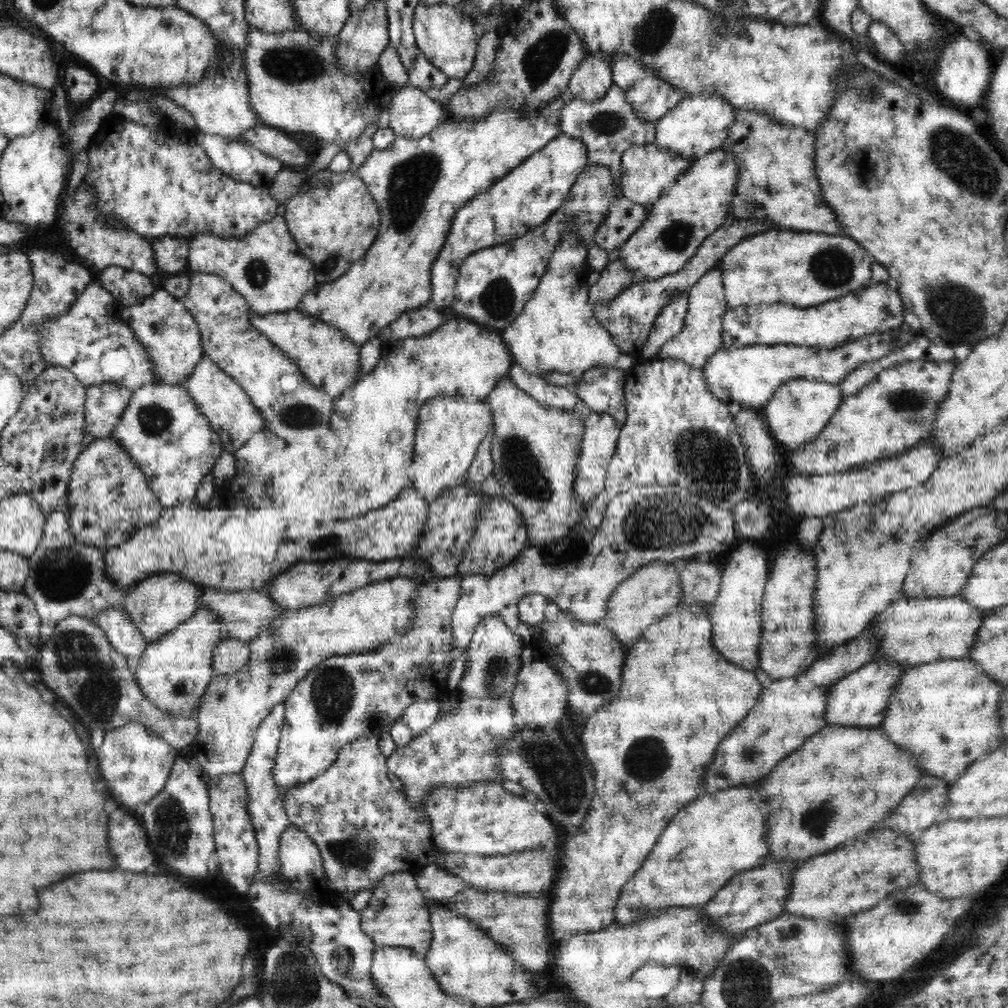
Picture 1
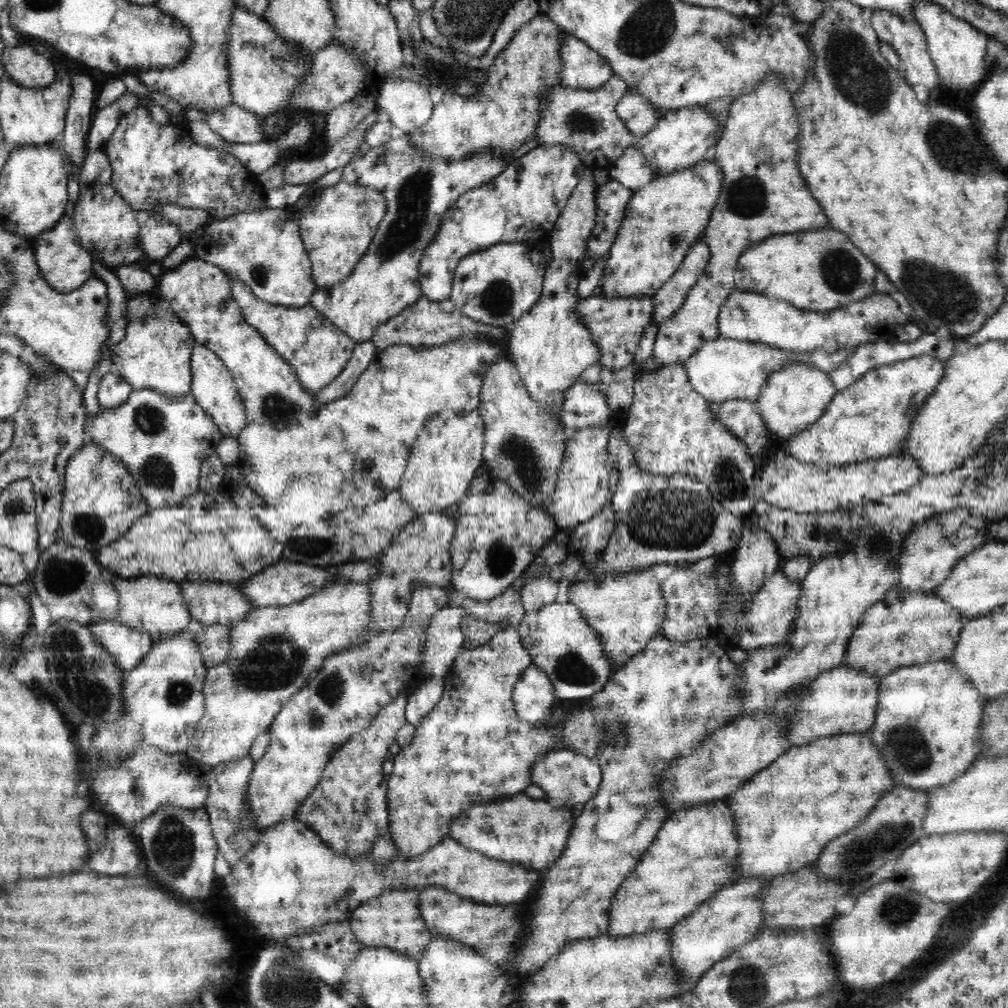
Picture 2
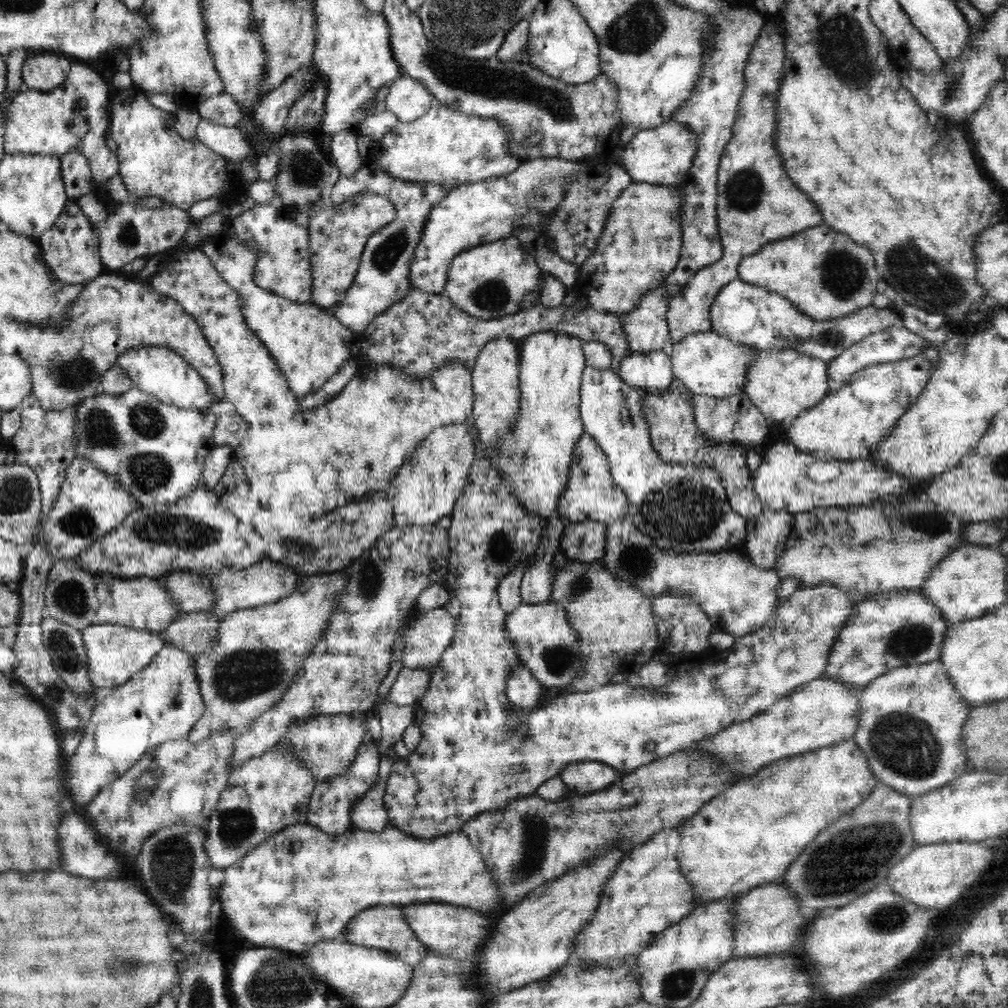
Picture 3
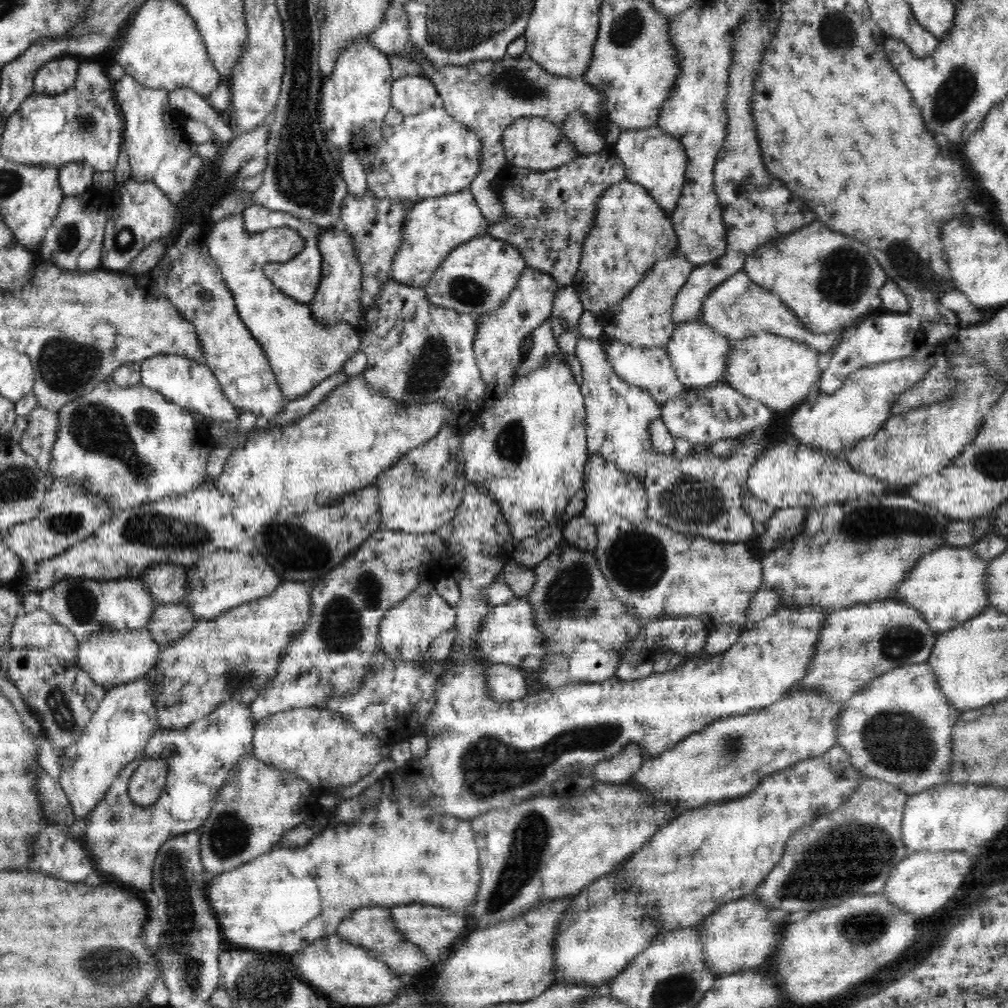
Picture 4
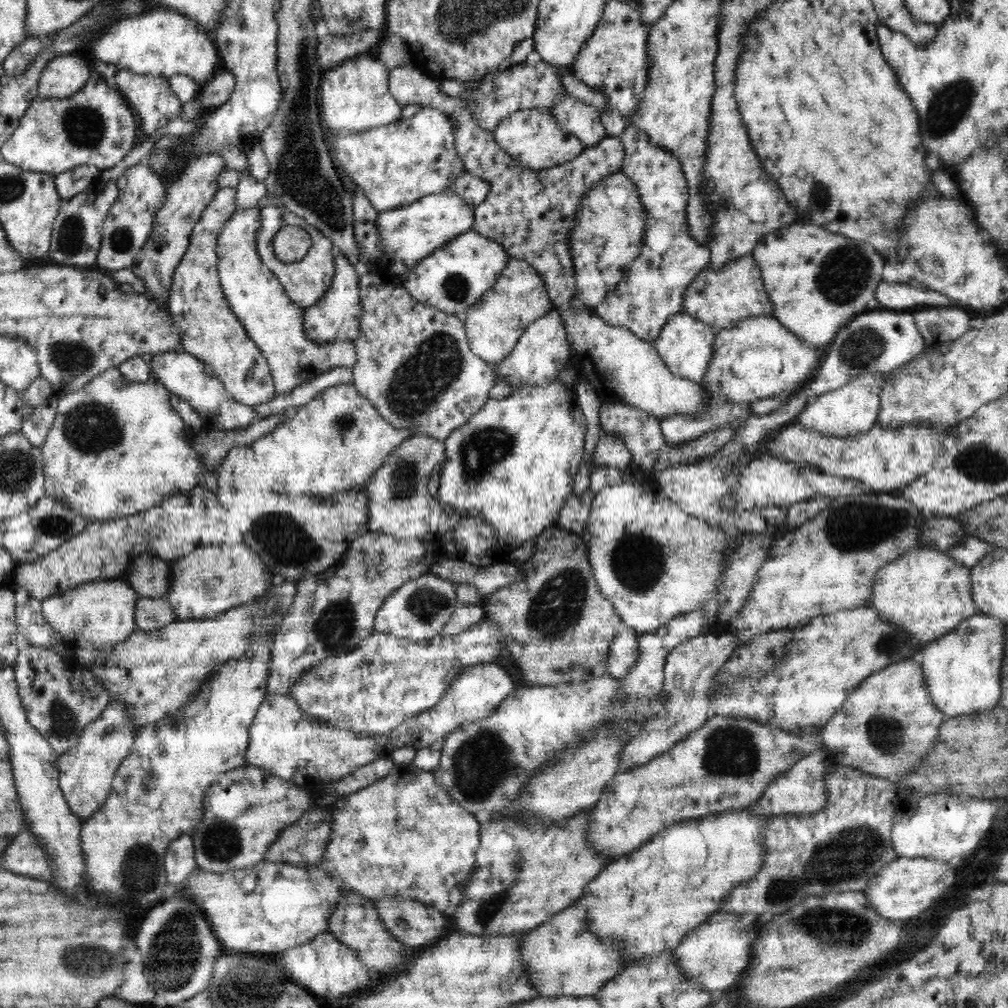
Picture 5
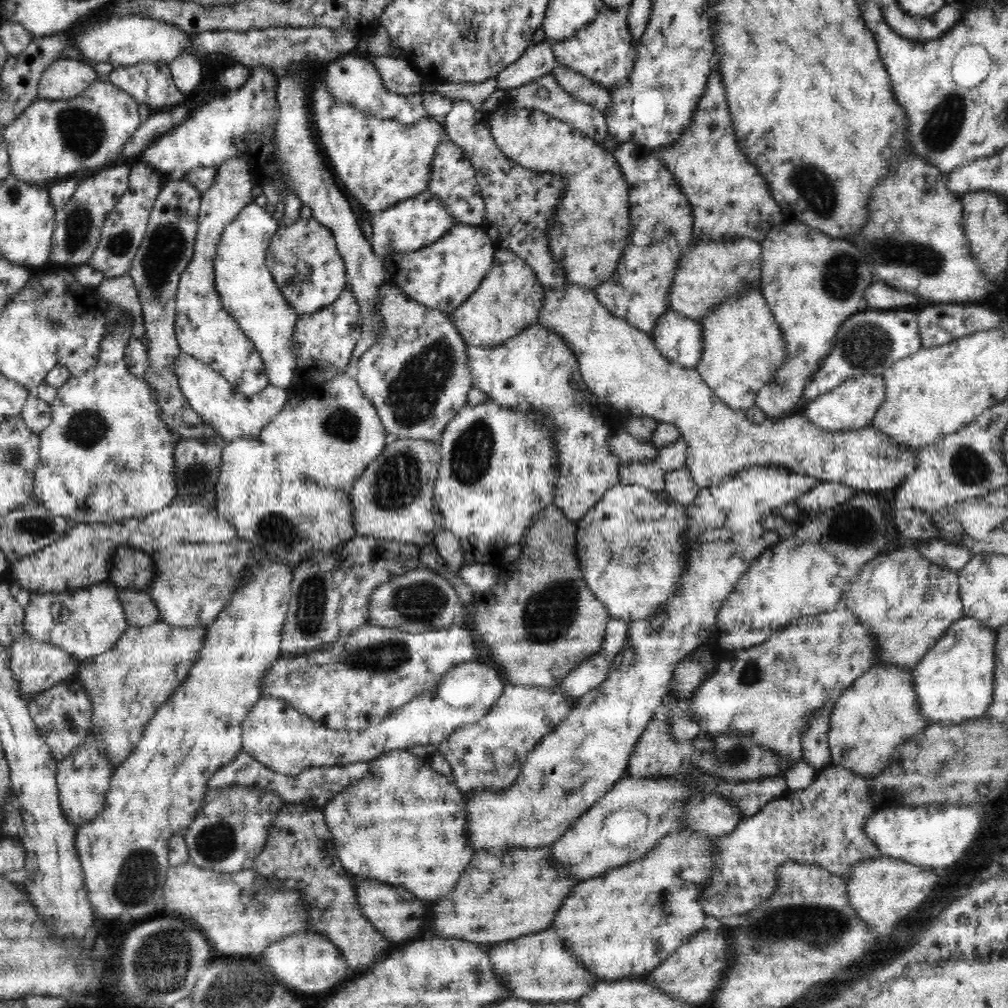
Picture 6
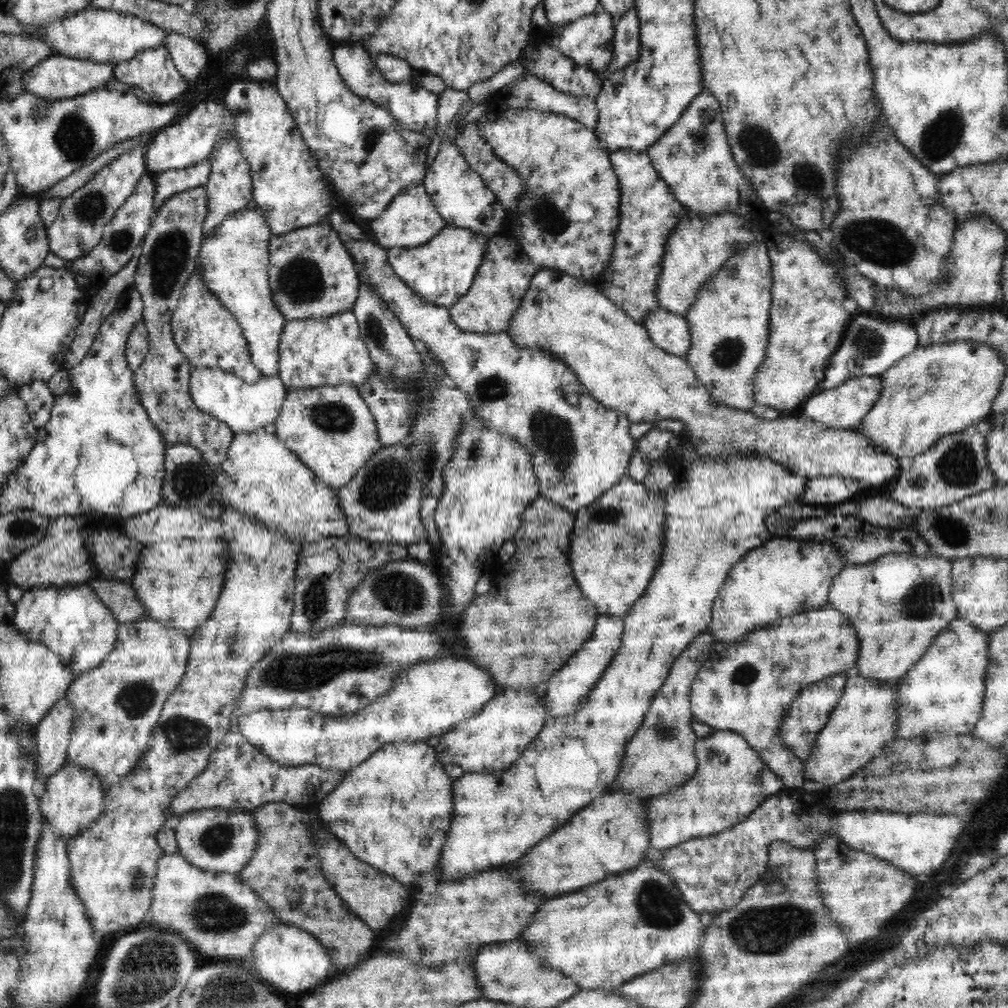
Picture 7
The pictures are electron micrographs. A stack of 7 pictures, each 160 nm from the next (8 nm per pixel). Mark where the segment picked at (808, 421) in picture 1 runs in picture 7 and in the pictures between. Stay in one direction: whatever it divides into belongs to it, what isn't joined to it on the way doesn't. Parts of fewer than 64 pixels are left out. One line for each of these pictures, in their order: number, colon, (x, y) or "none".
2: (795, 397)
3: (784, 384)
4: (782, 374)
5: (759, 359)
6: (744, 348)
7: (730, 323)

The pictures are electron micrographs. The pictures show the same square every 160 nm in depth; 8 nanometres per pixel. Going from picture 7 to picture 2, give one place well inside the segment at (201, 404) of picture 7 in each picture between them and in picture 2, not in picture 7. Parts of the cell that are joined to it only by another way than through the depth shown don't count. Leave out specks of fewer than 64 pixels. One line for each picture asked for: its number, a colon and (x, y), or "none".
2: (156, 351)
3: (158, 370)
4: (185, 383)
5: (185, 376)
6: (232, 415)

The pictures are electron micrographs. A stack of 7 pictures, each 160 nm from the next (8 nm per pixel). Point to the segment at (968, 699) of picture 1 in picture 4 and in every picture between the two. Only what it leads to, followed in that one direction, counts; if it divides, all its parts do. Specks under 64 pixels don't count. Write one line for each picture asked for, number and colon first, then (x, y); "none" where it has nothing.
2: (928, 717)
3: (910, 725)
4: (898, 728)

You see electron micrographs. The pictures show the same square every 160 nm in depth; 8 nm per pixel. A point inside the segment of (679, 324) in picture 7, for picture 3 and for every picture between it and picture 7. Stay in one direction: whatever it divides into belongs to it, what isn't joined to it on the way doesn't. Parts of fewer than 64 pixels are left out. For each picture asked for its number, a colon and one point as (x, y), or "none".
3: (708, 364)
4: (699, 355)
5: (686, 345)
6: (680, 339)

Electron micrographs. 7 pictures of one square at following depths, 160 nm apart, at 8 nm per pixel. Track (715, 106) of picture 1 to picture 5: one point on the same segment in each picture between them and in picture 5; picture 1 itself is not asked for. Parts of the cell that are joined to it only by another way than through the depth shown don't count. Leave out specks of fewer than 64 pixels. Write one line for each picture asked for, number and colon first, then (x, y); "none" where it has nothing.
2: (681, 138)
3: (663, 154)
4: (651, 157)
5: (652, 291)

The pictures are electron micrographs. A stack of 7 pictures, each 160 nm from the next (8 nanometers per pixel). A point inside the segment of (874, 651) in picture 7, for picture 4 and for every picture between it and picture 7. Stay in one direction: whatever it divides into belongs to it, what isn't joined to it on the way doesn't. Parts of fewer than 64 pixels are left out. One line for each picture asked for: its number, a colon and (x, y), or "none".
4: (950, 585)
5: (928, 593)
6: (908, 603)

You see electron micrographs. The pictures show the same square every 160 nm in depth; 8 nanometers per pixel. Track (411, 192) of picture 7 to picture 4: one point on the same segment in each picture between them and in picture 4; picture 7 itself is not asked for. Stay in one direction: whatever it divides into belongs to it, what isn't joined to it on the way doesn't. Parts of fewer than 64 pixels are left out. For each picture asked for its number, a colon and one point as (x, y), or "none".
4: (436, 226)
5: (409, 234)
6: (408, 226)

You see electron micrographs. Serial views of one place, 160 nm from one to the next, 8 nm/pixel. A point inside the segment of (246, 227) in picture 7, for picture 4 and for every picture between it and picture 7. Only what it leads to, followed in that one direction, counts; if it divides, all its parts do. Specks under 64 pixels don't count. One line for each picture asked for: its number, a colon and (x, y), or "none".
4: (302, 353)
5: (272, 320)
6: (245, 285)

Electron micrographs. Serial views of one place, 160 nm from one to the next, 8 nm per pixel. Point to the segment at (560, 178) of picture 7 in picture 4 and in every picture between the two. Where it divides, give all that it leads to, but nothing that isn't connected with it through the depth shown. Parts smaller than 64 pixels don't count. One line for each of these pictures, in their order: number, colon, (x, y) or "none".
4: (631, 232)
5: (608, 235)
6: (588, 235)

